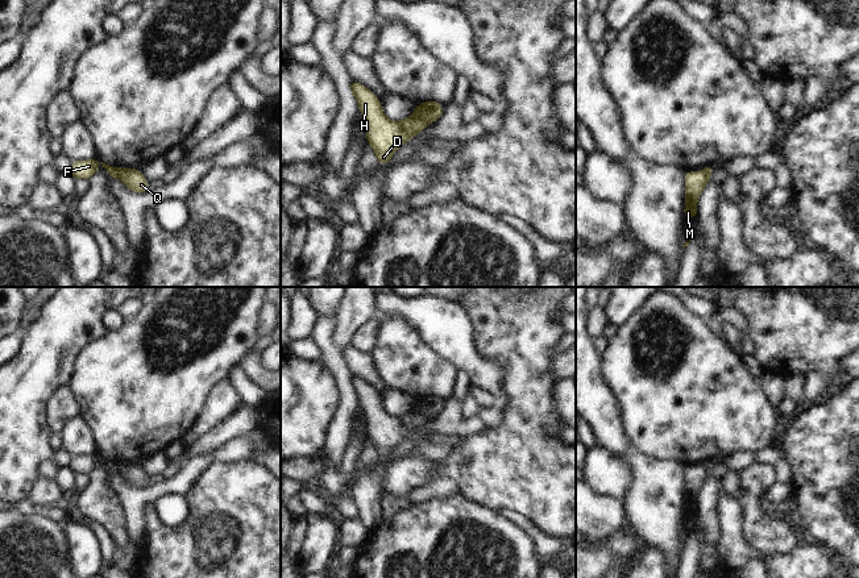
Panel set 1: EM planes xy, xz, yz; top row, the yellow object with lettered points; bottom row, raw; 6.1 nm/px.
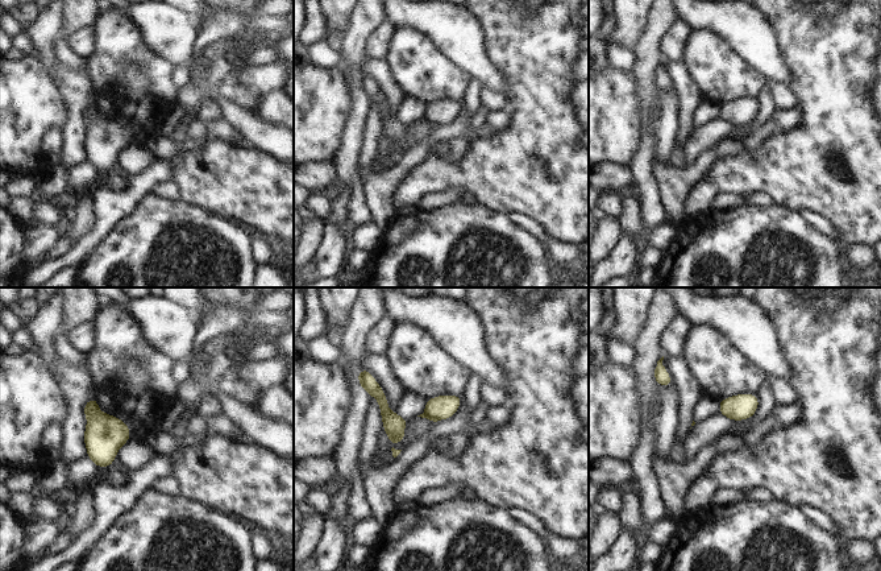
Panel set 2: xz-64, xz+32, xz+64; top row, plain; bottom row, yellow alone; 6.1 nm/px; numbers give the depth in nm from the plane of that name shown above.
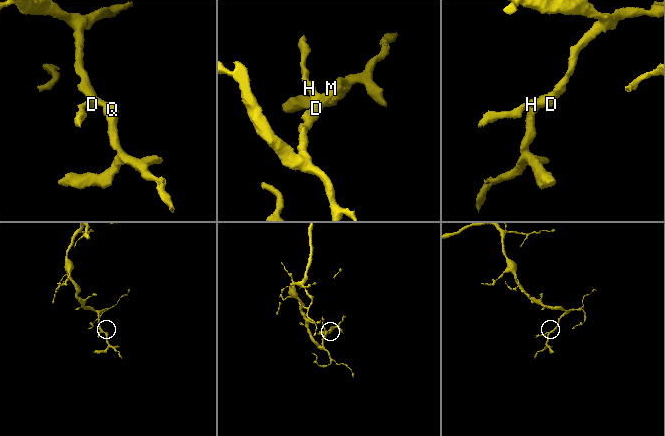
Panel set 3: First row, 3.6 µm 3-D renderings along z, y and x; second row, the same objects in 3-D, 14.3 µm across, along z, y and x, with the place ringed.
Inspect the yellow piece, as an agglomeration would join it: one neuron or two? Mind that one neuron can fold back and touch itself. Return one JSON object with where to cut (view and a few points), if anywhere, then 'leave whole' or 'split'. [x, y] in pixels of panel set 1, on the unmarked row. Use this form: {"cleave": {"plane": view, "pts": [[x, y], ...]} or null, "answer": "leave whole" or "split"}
{"cleave": {"plane": "xz", "pts": [[411, 411], [420, 412], [428, 418]]}, "answer": "split"}

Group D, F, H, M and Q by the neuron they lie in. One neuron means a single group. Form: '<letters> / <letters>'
D F H / M Q

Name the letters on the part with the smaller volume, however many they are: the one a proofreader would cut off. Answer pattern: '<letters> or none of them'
M, Q

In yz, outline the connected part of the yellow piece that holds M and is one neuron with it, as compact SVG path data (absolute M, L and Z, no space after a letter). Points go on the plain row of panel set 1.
M686 466L684 478L685 478L685 503L684 503L684 513L697 512L697 495L709 478L709 473L704 466Z

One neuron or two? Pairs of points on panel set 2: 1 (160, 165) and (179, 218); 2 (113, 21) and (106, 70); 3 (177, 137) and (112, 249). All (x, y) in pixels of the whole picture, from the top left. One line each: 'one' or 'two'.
1: two
2: one
3: two

